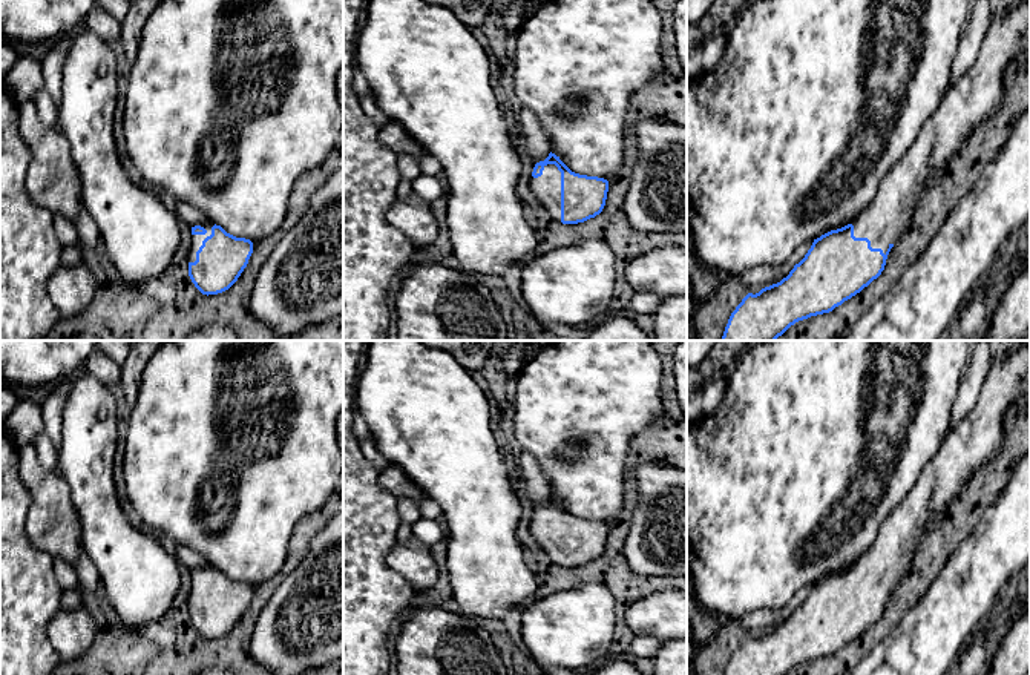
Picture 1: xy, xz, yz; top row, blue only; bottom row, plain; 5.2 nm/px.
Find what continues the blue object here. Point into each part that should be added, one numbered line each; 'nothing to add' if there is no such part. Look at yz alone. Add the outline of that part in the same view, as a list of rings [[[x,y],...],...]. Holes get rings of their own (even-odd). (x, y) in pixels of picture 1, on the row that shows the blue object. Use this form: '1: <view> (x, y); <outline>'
1: yz (980, 94); [[[1007,2],[1004,12],[996,17],[984,35],[978,57],[947,94],[937,112],[924,123],[909,150],[884,175],[872,202],[855,218],[854,236],[868,238],[872,249],[886,255],[906,230],[917,204],[937,175],[959,152],[969,135],[986,120],[998,114],[1007,101],[1012,83],[1021,72],[1021,64],[1030,57],[1030,3]]]

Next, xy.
1: xy (196, 240); [[[205,219],[205,221],[201,224],[201,227],[204,227],[204,229],[207,230],[207,233],[205,233],[205,235],[192,235],[192,244],[190,244],[190,250],[189,250],[189,253],[187,253],[189,262],[195,262],[195,261],[196,261],[196,252],[198,252],[199,247],[202,245],[202,241],[204,241],[207,236],[212,235],[212,227],[213,227],[213,226],[215,226],[213,222],[210,222],[210,221]]]

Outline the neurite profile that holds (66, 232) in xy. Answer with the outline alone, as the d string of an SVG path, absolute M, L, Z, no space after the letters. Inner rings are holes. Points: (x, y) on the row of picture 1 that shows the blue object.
M54 216L54 232L61 247L71 247L78 244L78 232L75 222L67 221L63 216Z

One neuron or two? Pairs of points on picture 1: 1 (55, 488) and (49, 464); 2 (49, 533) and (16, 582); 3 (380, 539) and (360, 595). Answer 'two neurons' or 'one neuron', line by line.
1: two neurons
2: two neurons
3: one neuron

